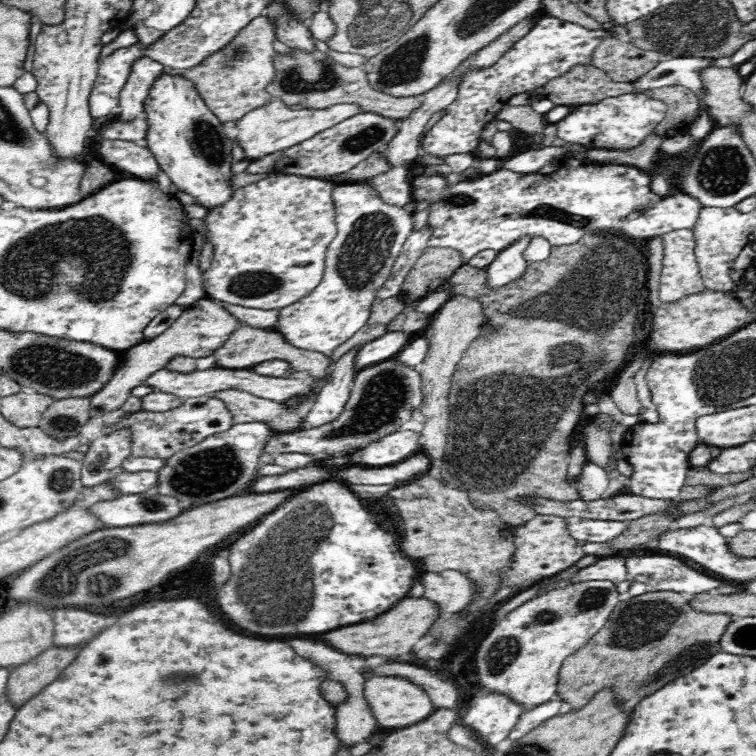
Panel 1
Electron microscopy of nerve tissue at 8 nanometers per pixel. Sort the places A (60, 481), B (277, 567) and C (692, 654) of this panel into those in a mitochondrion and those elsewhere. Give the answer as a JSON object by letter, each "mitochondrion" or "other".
{"A":"mitochondrion","B":"mitochondrion","C":"mitochondrion"}

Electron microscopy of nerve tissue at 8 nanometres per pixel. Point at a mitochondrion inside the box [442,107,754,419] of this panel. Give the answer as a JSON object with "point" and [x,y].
{"point":[722,170]}

